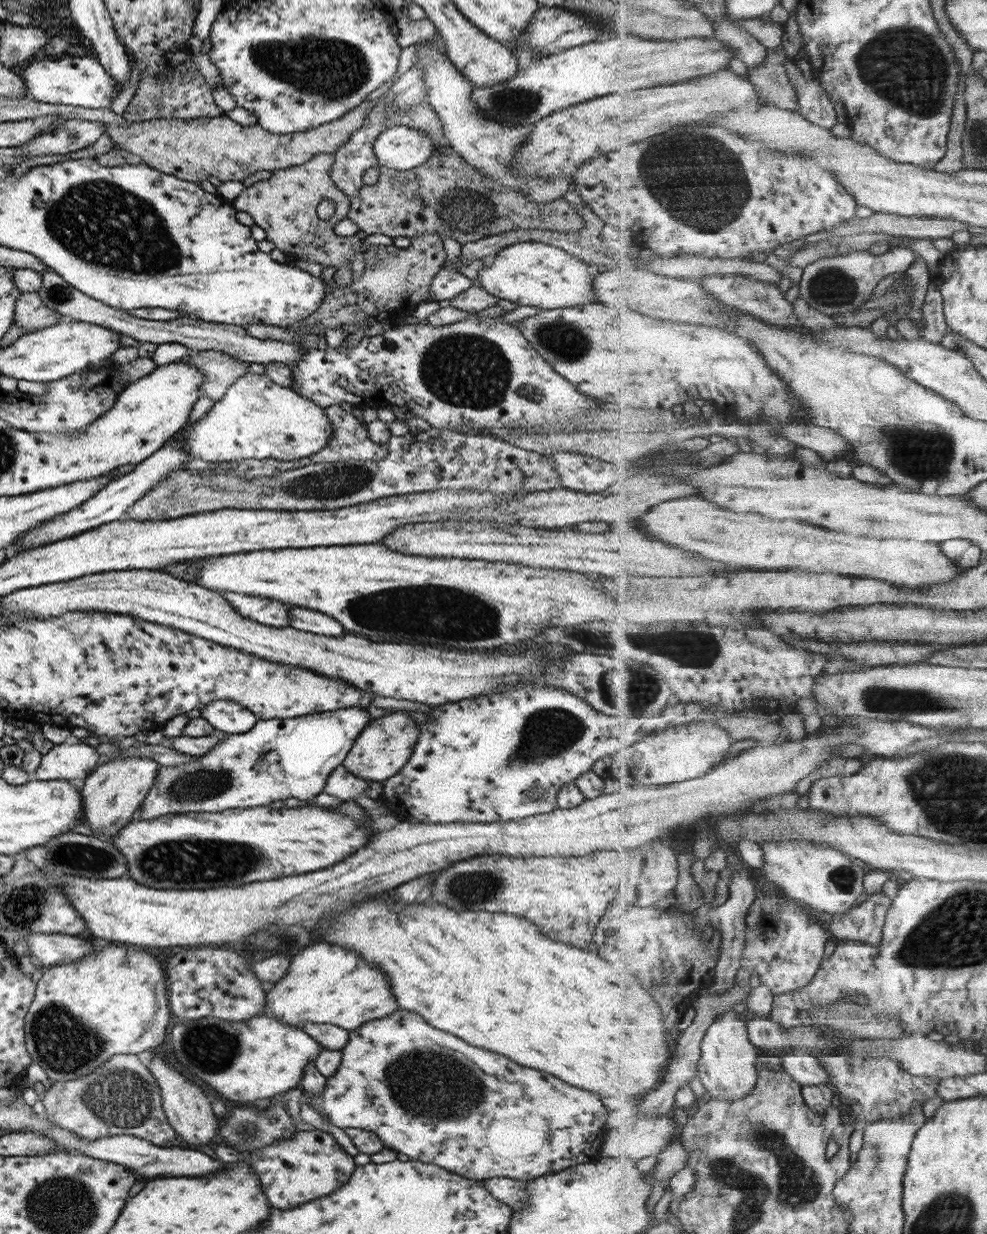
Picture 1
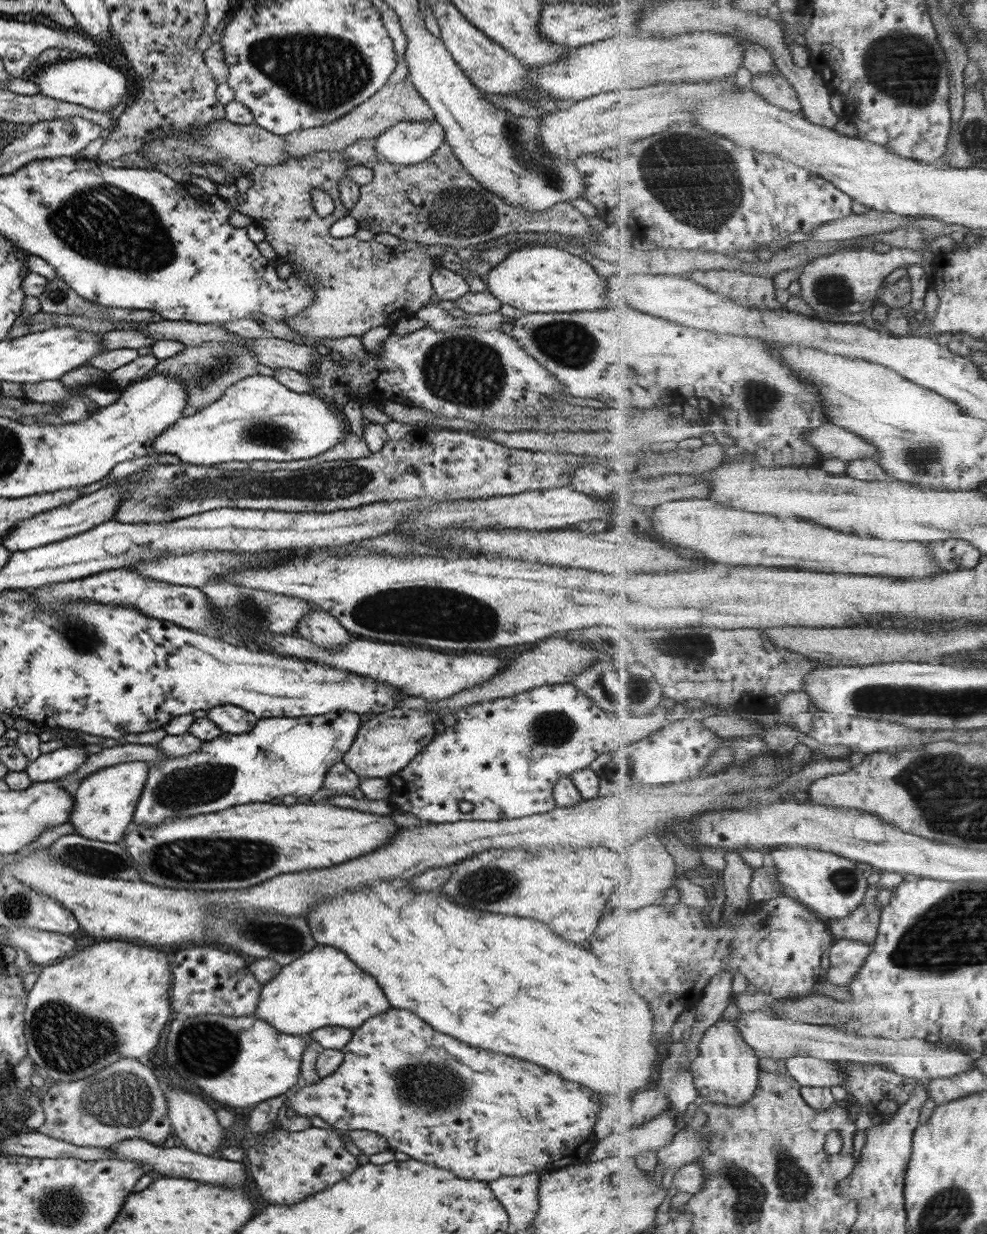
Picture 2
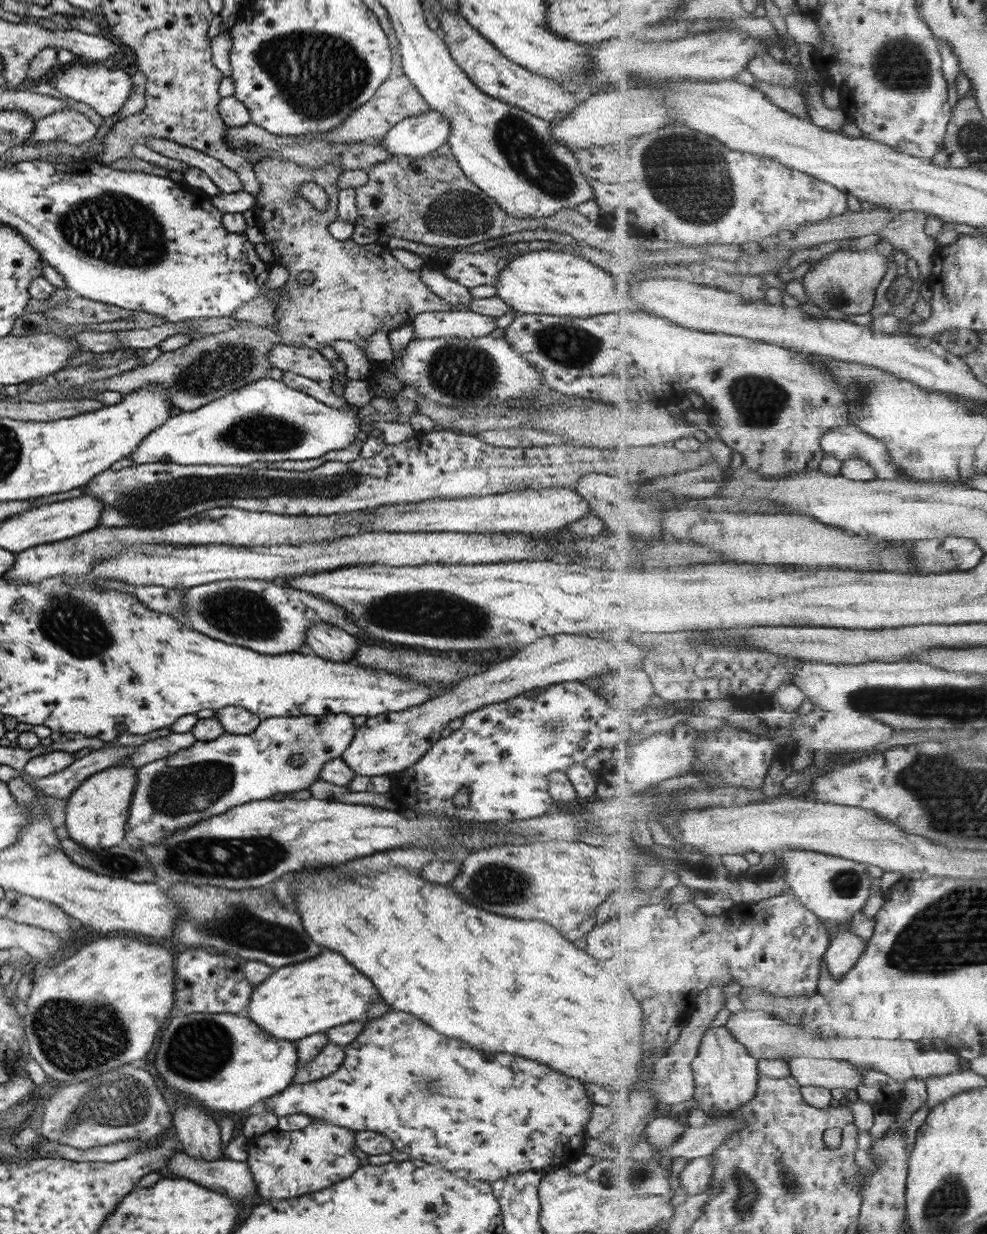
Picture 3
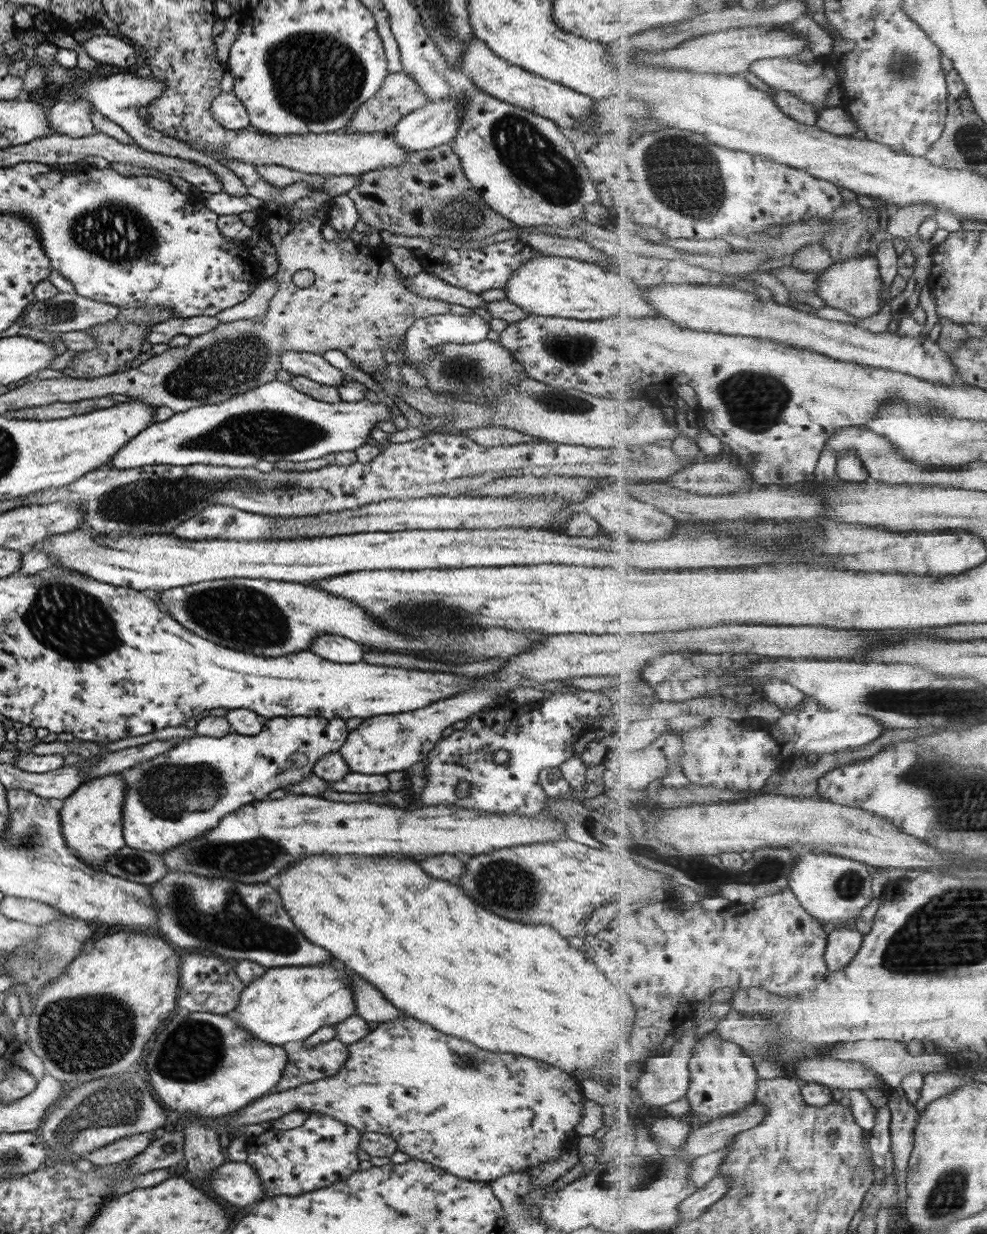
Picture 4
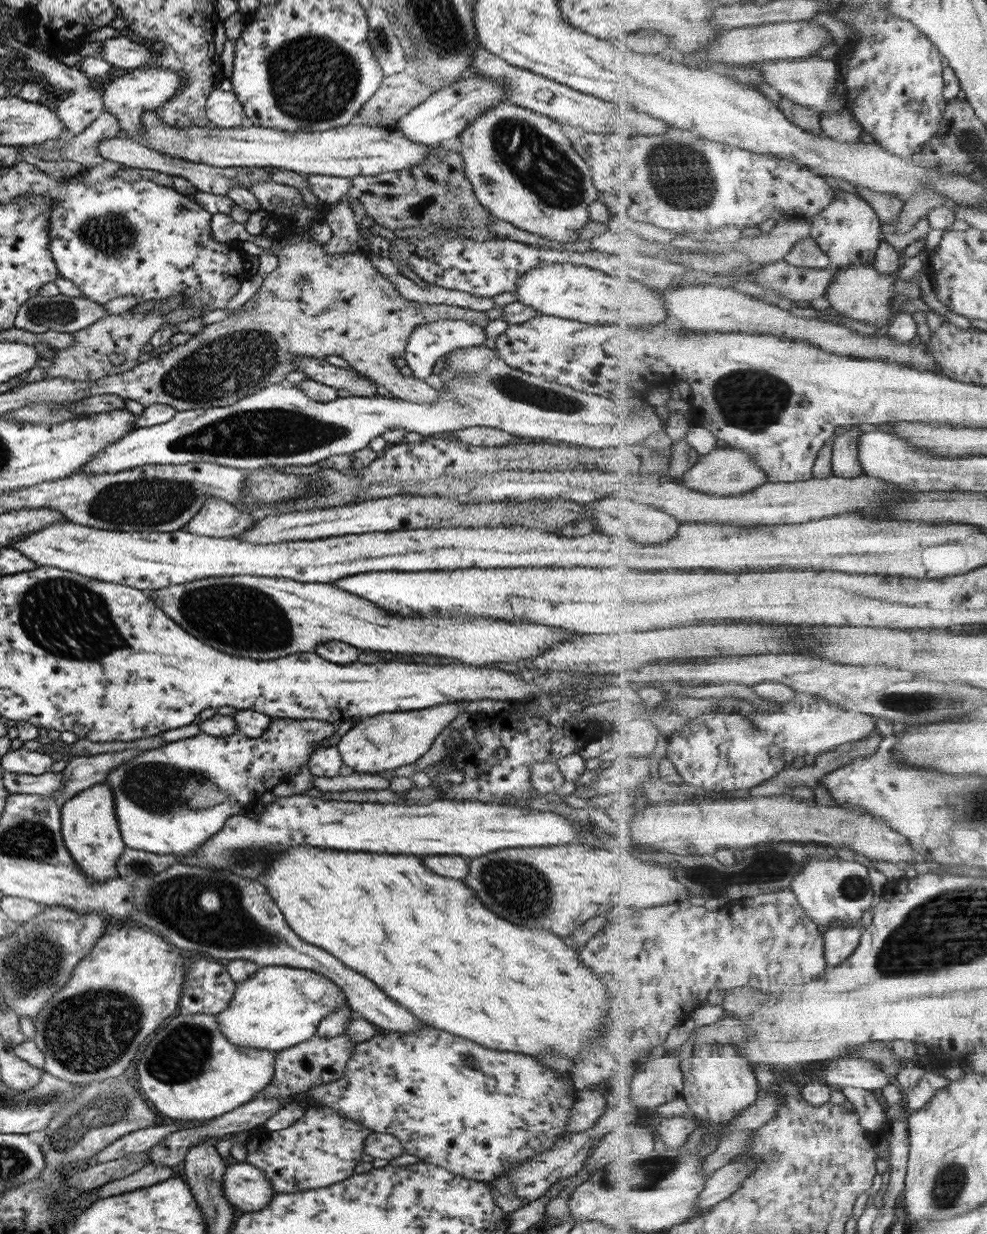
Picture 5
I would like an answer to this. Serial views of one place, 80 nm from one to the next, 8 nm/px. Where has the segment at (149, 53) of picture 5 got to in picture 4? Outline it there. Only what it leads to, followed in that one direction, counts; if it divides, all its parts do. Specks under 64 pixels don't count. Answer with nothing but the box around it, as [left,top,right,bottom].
[80,35,138,70]

